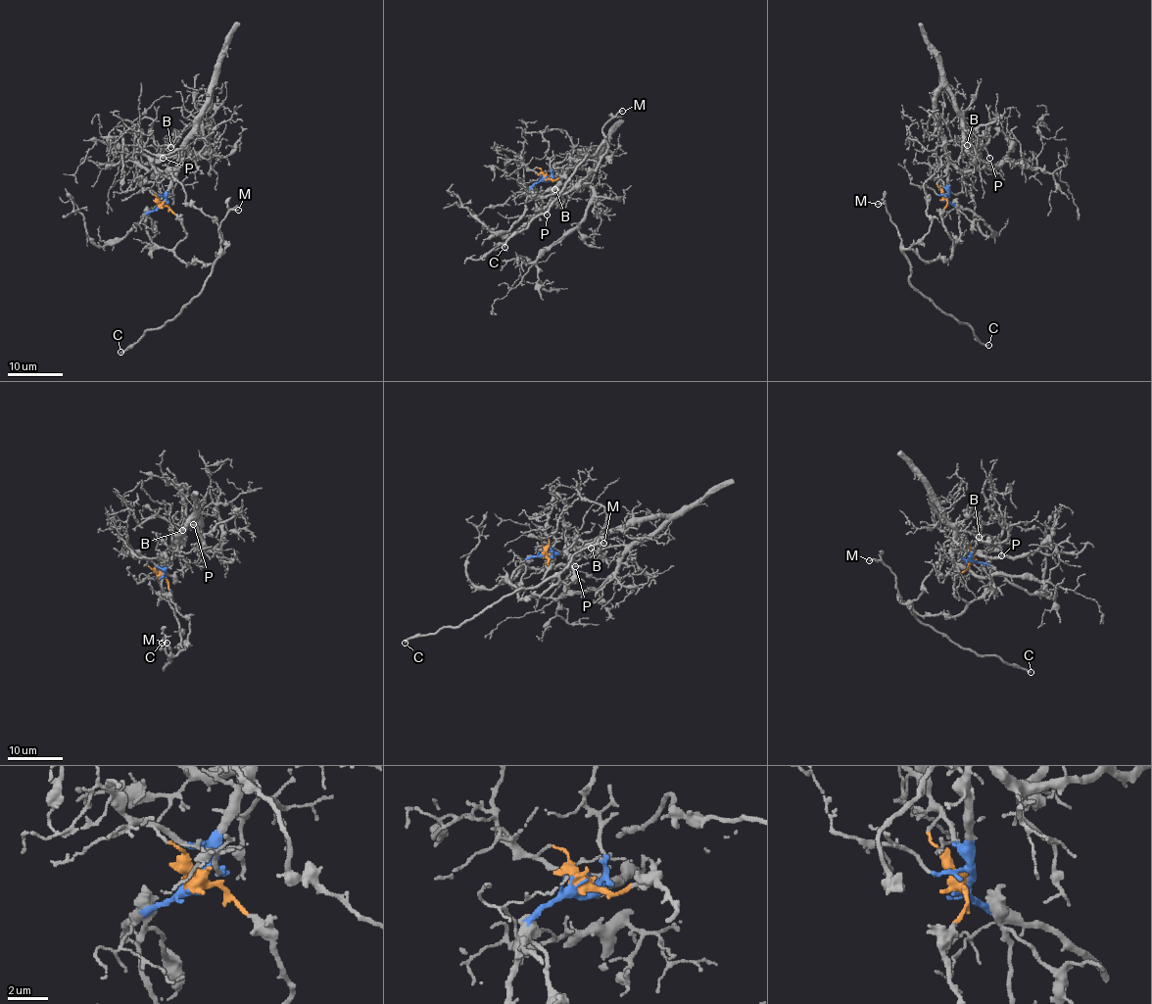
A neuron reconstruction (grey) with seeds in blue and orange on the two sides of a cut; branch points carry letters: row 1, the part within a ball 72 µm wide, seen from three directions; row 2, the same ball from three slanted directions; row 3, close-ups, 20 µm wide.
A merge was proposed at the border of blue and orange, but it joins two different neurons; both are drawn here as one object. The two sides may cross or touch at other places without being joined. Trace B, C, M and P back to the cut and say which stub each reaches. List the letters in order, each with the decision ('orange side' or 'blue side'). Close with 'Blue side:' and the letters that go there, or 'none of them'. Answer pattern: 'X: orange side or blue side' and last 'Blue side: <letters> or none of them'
B: blue side
C: orange side
M: orange side
P: blue side
Blue side: B, P

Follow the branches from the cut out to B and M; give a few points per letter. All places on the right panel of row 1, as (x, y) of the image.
B: (945, 199), (947, 159), (945, 140), (936, 123), (936, 94), (943, 85), (967, 129), (971, 141), (967, 145)
M: (945, 199), (942, 224), (952, 238), (952, 250), (943, 261), (926, 262), (906, 250), (887, 206), (878, 204)

